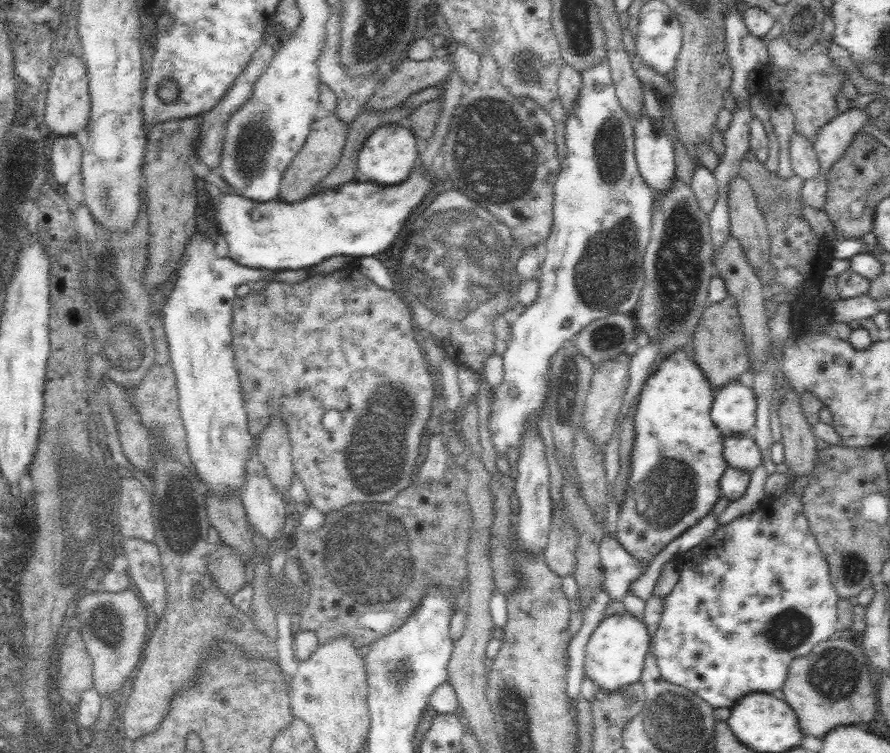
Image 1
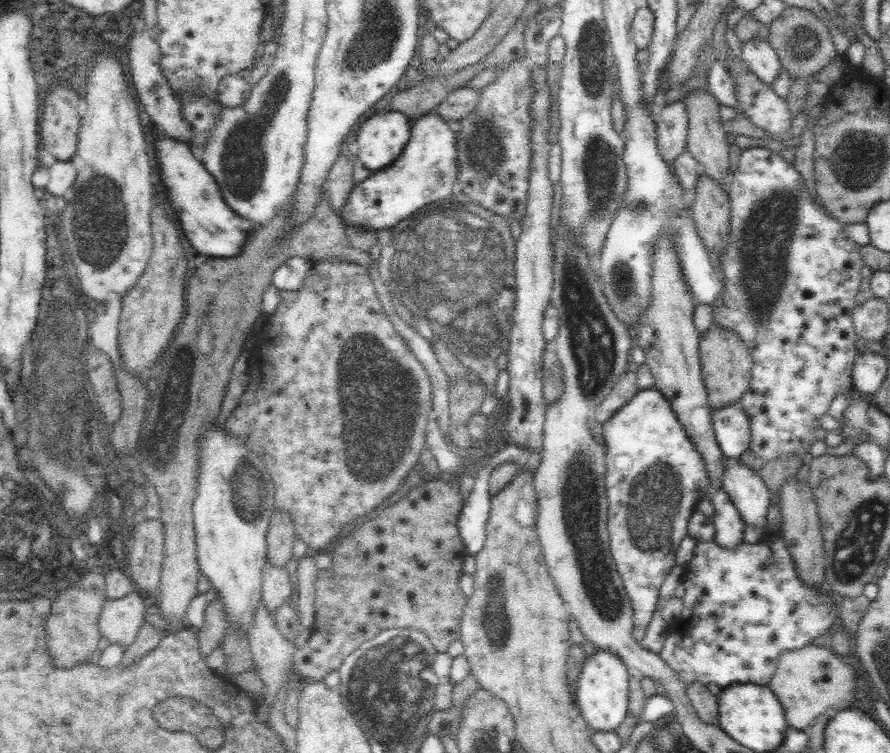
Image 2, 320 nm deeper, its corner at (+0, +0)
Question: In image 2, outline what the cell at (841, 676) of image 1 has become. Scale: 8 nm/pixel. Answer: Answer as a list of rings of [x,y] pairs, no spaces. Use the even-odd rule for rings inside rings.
[[[818,643],[785,651],[780,655],[768,687],[783,706],[785,719],[790,727],[806,730],[808,726],[814,725],[816,718],[827,708],[838,706],[844,699],[853,702],[856,694],[854,684],[858,674],[856,669],[842,661],[842,657]]]

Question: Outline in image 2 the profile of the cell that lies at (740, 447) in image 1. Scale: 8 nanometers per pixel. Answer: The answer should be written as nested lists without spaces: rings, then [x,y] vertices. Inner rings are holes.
[[[725,458],[723,489],[732,499],[746,525],[766,529],[771,493],[758,471],[752,471],[742,461]]]

